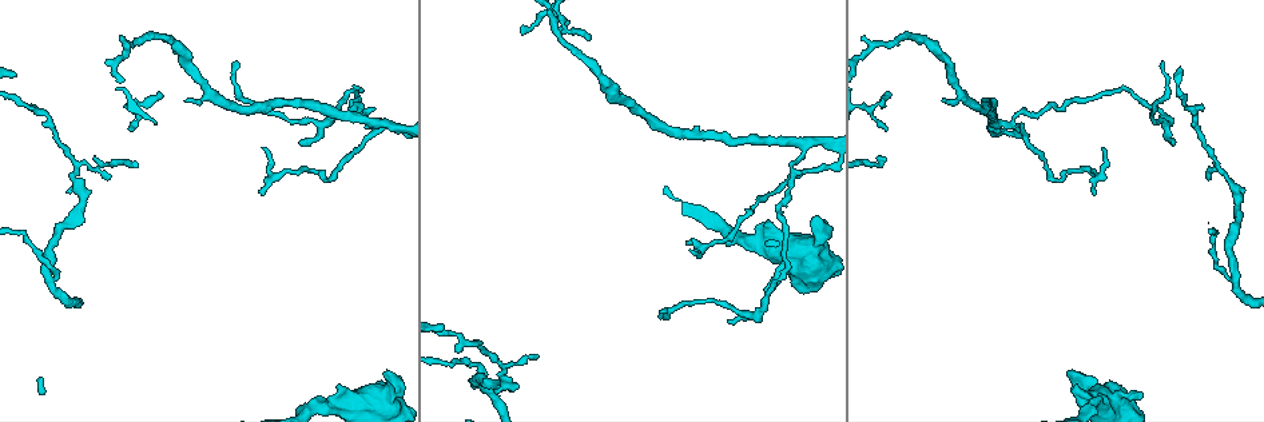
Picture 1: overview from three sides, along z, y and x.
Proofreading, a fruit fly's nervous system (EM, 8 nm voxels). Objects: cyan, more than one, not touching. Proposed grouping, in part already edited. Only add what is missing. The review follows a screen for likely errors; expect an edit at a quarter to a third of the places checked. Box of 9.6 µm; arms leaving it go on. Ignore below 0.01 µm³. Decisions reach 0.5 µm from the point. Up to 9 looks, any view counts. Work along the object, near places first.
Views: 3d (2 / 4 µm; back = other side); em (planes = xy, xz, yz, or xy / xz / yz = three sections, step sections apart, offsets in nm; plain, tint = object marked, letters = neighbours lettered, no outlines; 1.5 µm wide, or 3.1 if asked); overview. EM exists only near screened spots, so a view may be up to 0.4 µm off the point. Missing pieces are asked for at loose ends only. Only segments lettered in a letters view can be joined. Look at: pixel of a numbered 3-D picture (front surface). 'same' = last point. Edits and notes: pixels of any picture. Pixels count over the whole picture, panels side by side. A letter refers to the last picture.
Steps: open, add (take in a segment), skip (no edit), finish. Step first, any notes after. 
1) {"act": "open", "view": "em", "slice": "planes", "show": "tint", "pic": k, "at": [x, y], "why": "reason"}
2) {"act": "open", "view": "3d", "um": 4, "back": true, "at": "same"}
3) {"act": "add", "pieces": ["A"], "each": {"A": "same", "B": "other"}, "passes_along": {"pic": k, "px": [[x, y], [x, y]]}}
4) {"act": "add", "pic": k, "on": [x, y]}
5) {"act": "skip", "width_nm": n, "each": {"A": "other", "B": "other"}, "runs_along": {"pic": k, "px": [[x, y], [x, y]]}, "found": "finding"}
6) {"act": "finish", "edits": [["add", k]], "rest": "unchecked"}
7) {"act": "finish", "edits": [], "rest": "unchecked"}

{"act": "open", "view": "em", "slice": "planes", "show": "letters", "pic": 1, "at": [766, 288], "why": "branch stops here"}

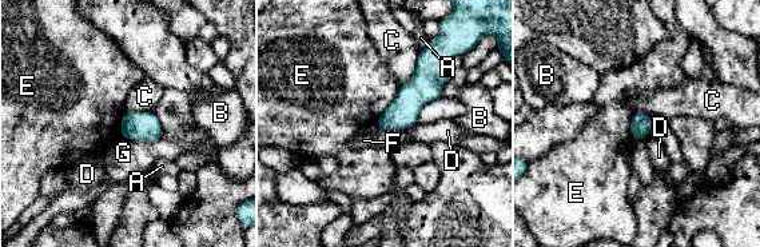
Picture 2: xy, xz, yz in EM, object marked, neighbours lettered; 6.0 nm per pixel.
{"act": "skip", "each": {"A": "other", "B": "other", "C": "other", "D": "other", "E": "other", "F": "other", "G": "other"}, "border": {"pic": 2, "px": [[401, 86], [397, 96], [374, 123]]}, "found": "none of them fits"}

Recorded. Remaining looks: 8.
{"act": "open", "view": "3d", "um": 4, "pic": 1, "at": [887, 129], "why": "thin end"}

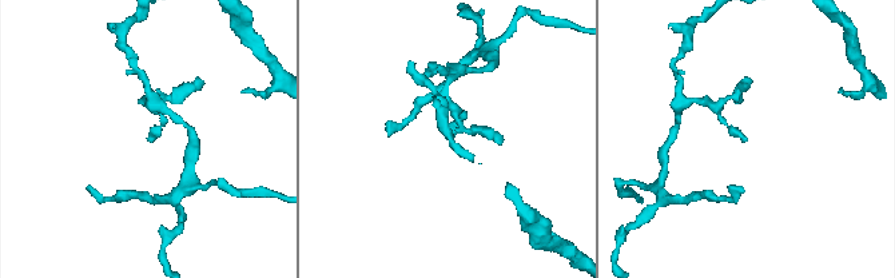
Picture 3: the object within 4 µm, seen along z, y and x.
{"act": "open", "view": "em", "slice": "xy", "step": 8, "show": "letters", "pic": 3, "at": [745, 139]}

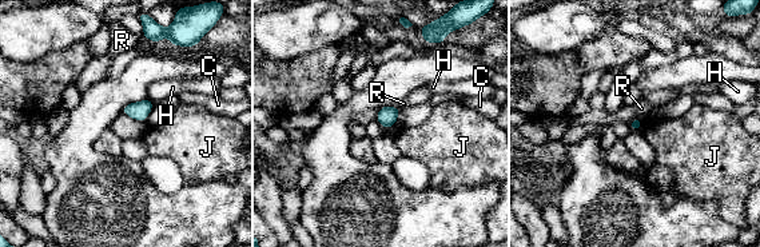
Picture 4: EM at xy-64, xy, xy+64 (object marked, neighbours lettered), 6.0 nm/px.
{"act": "skip", "each": {"C": "other", "H": "other", "J": "other", "R": "other"}, "found": "no lettered segment goes on from it"}

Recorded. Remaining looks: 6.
{"act": "open", "view": "3d", "um": 2, "back": true, "pic": 1, "at": [186, 100], "why": "free end"}

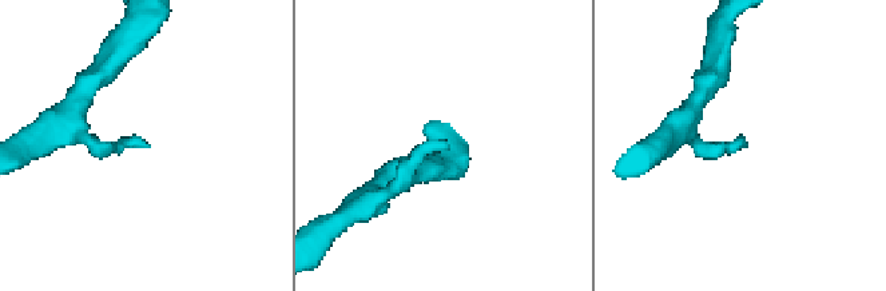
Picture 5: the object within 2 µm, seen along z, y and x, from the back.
{"act": "open", "view": "em", "slice": "xy", "step": 4, "show": "letters", "pic": 5, "at": [446, 139], "why": "now the EM"}

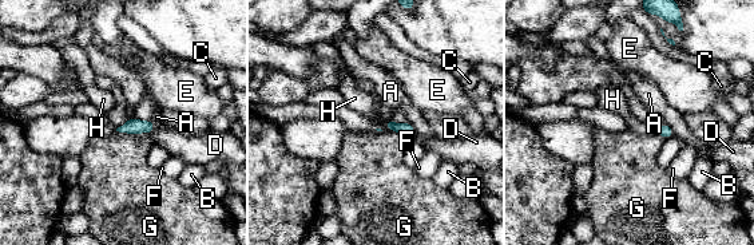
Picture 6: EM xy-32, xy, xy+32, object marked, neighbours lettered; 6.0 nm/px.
{"act": "skip", "each": {"A": "other", "B": "other", "C": "other", "D": "other", "E": "other", "F": "other", "G": "other", "H": "other"}, "border": {"pic": 6, "px": [[116, 130], [149, 134]]}, "found": "no lettered segment goes on from it"}

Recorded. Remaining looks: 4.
{"act": "open", "view": "em", "slice": "planes", "show": "letters", "pic": 1, "at": [108, 178], "why": "free end"}

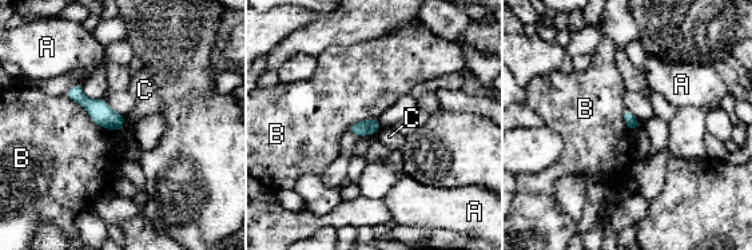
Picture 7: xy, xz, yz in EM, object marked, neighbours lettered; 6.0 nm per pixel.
{"act": "skip", "each": {"A": "other", "B": "other", "C": "other"}, "runs_along": {"pic": 7, "px": [[70, 94], [75, 94], [119, 126]]}, "found": "none of them fits"}

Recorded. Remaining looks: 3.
{"act": "finish", "edits": [], "rest": "unchecked"}

